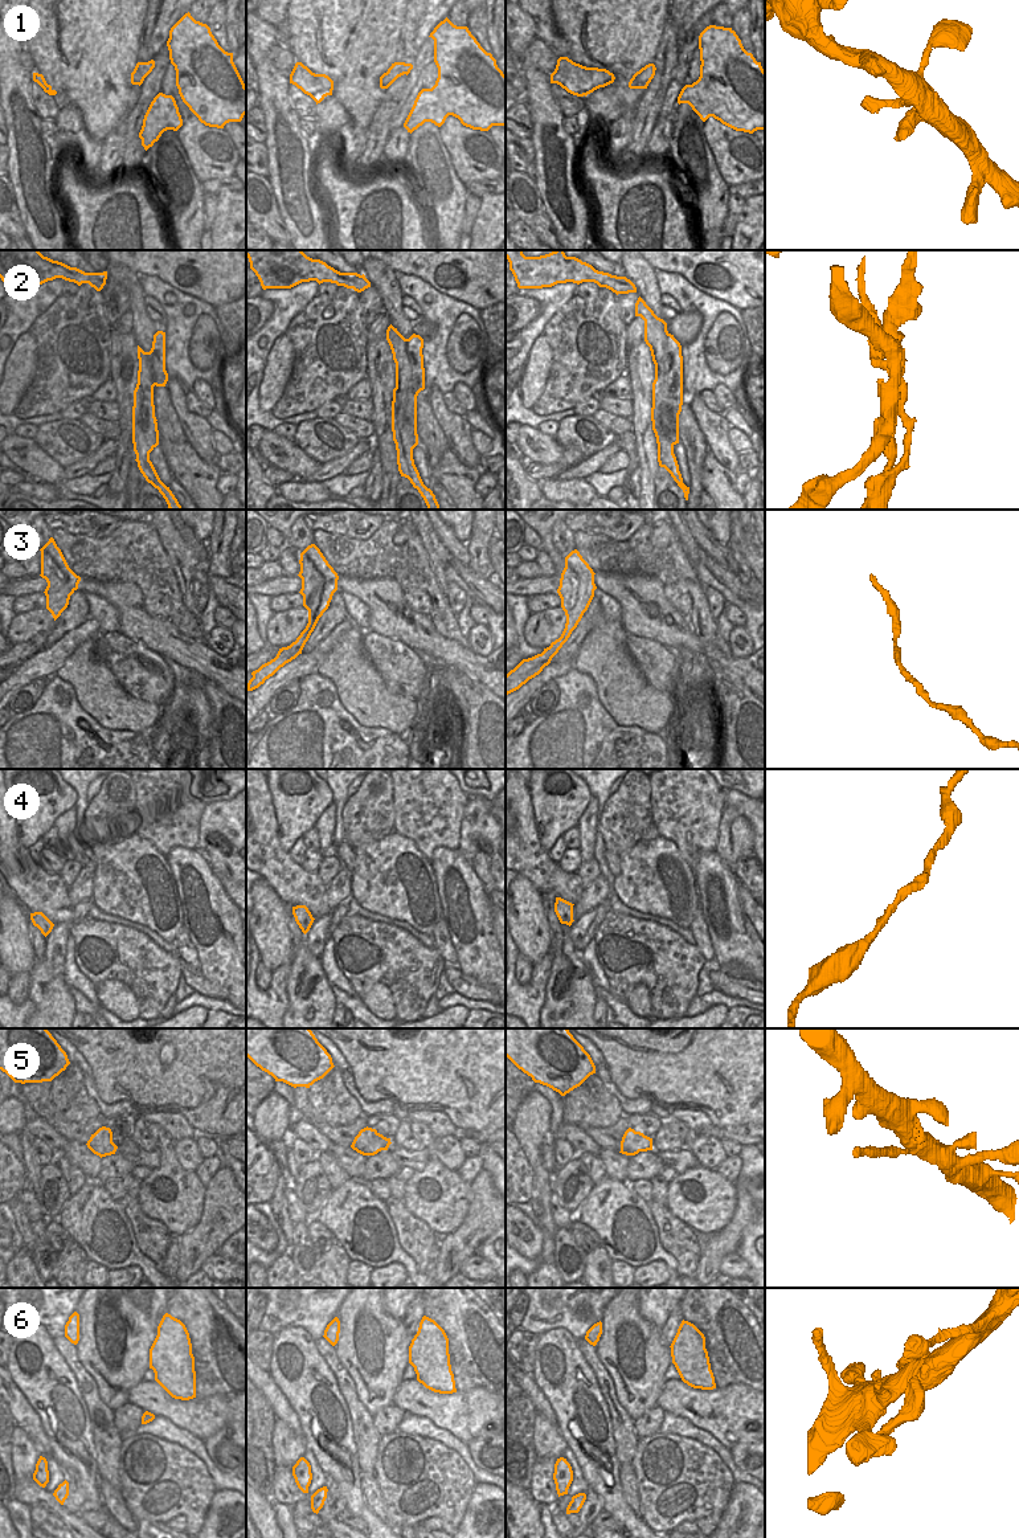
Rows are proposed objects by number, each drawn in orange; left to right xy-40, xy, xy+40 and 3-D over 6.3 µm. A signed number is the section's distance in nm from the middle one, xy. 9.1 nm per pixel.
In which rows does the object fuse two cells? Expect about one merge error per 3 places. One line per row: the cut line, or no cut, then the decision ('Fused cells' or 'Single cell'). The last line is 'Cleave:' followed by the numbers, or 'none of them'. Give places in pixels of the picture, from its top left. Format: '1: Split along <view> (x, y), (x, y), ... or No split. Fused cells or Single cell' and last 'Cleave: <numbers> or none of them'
1: No split. Single cell
2: Split along xy (409, 339), (408, 358), (412, 367), (412, 388), (406, 395). Fused cells
3: No split. Single cell
4: No split. Single cell
5: Split along xy+40 (637, 1132), (633, 1142), (623, 1153). Fused cells
6: No split. Single cell
Cleave: 2, 5

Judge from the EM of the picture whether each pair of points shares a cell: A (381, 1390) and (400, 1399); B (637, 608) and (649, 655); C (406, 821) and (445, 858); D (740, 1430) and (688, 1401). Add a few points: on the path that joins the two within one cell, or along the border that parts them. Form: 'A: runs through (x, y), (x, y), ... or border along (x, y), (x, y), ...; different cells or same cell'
A: border along (404, 1381), (398, 1386), (392, 1403); different cells
B: border along (627, 633), (635, 637), (649, 637), (667, 647); different cells
C: border along (457, 849), (437, 847), (430, 860); different cells
D: runs through (727, 1416), (713, 1408), (702, 1407); same cell

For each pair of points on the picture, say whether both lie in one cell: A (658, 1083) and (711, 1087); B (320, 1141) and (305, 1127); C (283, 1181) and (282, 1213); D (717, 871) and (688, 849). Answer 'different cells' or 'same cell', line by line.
A: same cell
B: same cell
C: same cell
D: different cells

